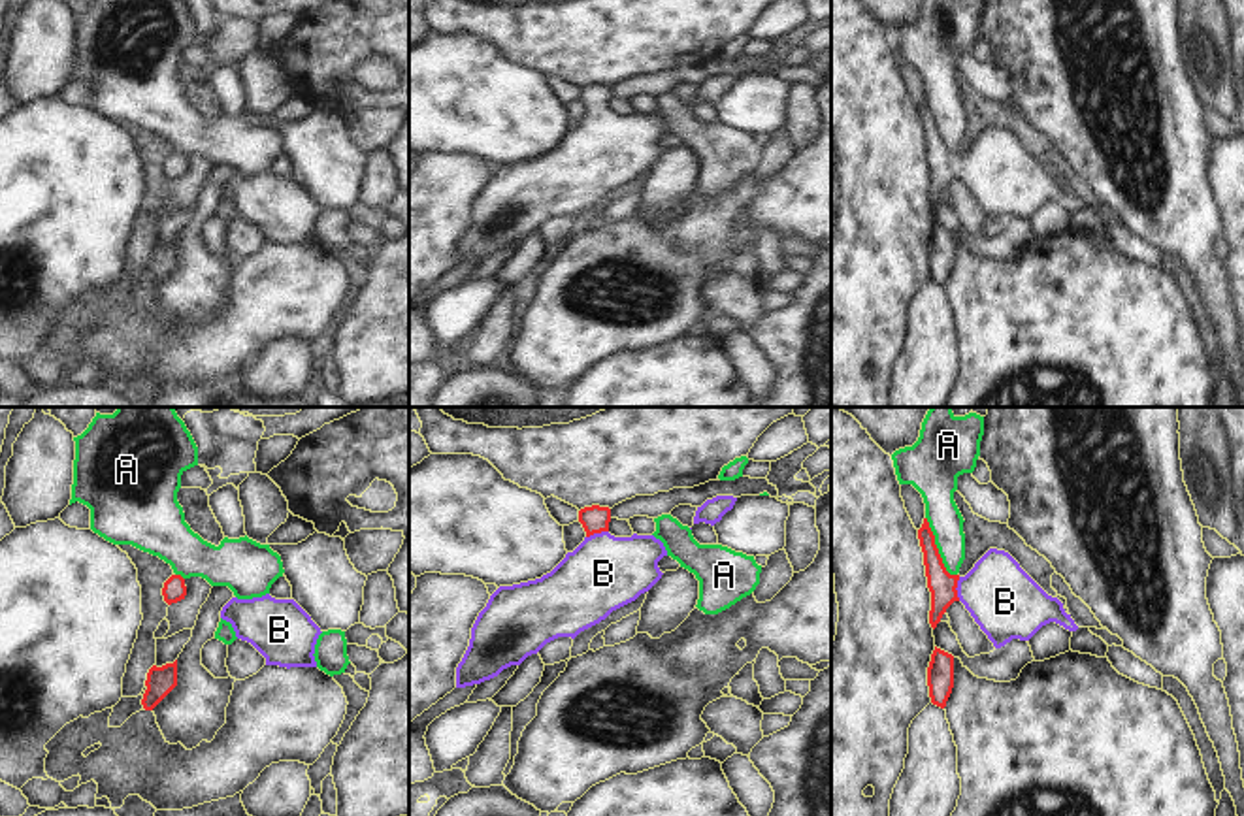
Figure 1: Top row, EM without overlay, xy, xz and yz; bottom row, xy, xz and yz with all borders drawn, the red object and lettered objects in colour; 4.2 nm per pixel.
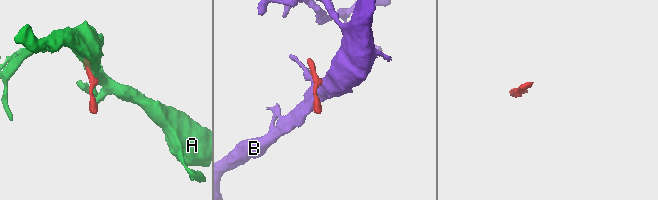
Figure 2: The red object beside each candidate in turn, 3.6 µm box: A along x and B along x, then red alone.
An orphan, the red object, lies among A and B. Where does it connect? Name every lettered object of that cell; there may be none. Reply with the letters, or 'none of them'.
B.

